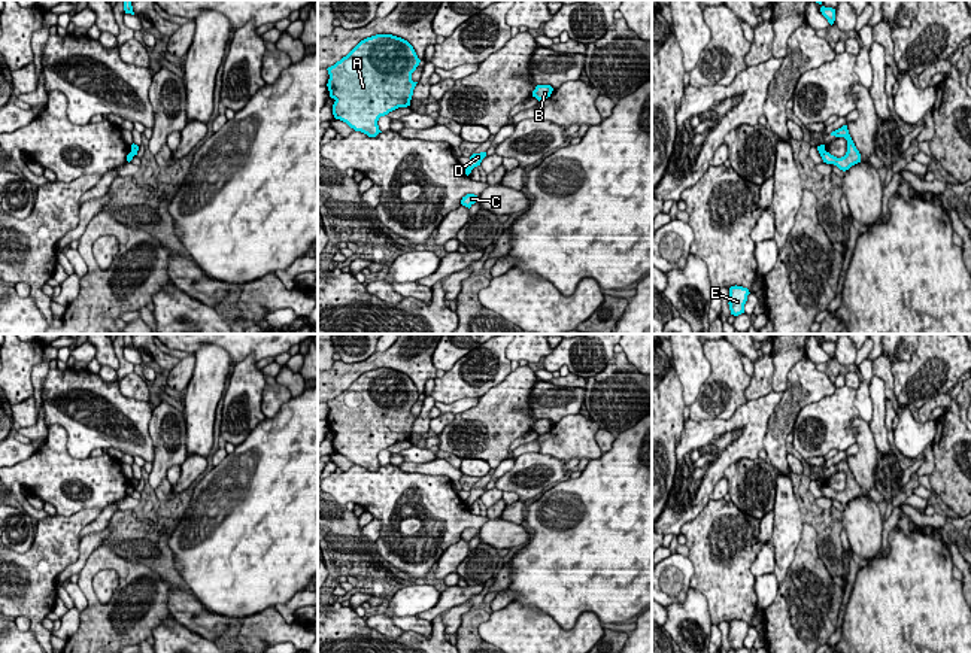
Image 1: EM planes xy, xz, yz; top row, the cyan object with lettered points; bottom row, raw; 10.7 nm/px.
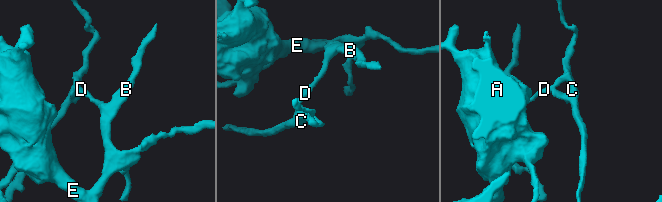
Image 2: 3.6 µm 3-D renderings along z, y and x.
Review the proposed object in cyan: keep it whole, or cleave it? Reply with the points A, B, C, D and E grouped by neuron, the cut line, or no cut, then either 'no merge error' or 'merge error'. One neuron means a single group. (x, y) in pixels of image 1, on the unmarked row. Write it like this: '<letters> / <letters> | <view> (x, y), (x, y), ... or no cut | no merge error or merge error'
A B D E / C | yz (824, 483), (821, 488) | merge error

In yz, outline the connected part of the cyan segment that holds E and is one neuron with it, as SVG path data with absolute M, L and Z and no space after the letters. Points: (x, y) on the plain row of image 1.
M731 620L729 622L729 644L731 649L738 650L744 647L744 638L747 635L749 623L743 620Z

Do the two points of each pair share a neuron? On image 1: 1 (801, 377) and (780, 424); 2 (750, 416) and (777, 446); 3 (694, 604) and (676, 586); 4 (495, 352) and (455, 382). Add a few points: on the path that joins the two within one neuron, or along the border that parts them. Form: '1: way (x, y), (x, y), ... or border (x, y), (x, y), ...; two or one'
1: way (801, 389), (786, 412); one
2: border (780, 400), (768, 419), (762, 448); two
3: border (691, 588), (680, 603), (667, 606); two
4: way (486, 360), (482, 368), (467, 370); one

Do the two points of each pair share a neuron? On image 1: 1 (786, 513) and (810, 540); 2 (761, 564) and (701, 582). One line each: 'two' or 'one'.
1: two
2: two

